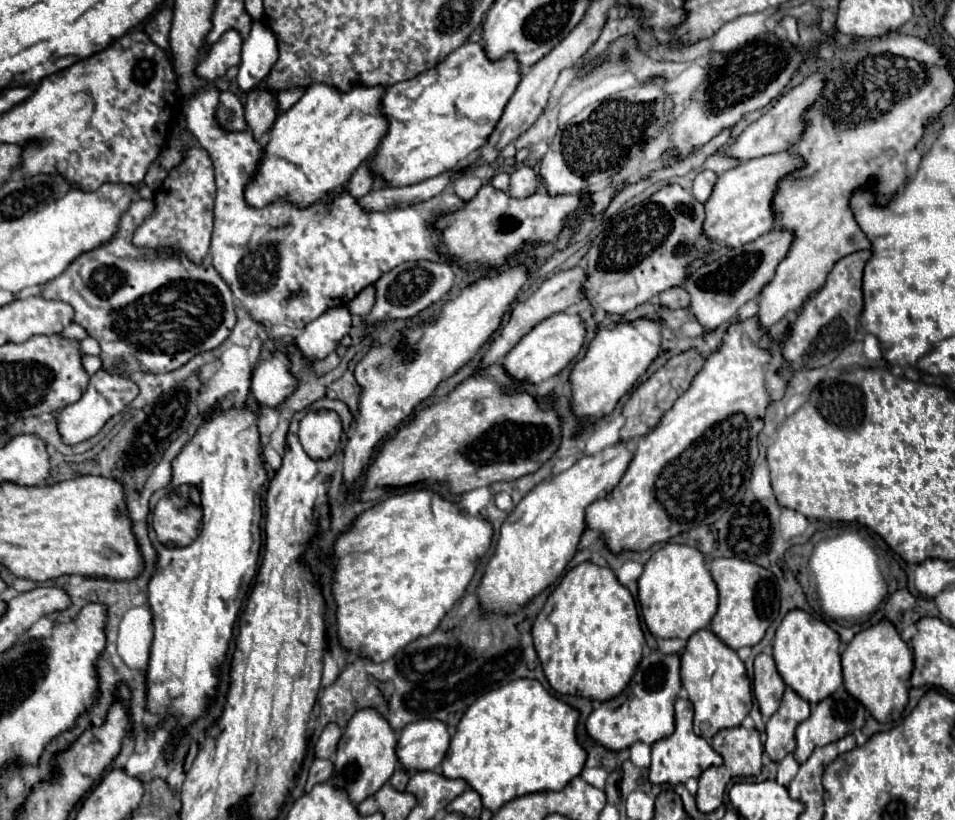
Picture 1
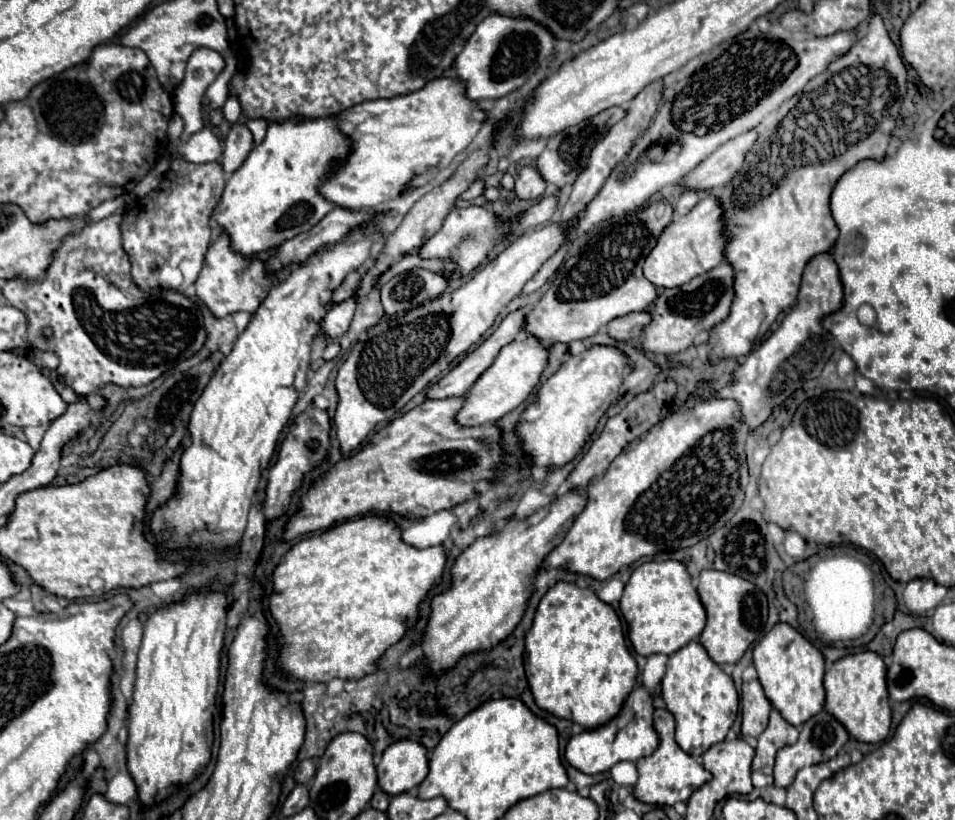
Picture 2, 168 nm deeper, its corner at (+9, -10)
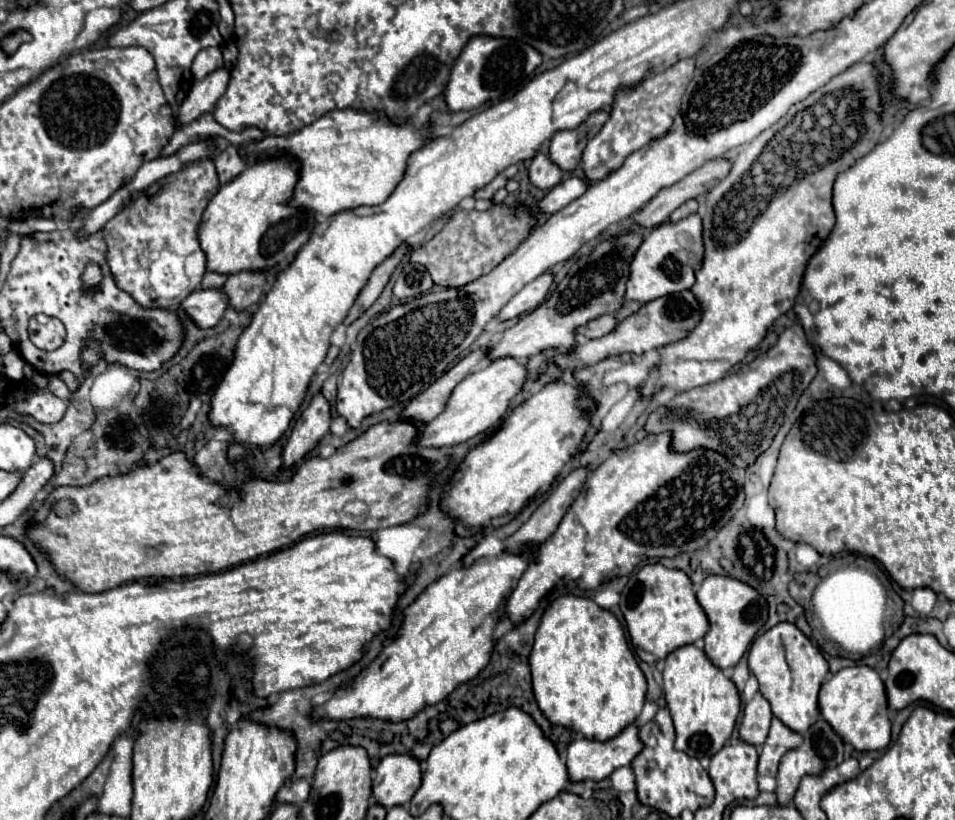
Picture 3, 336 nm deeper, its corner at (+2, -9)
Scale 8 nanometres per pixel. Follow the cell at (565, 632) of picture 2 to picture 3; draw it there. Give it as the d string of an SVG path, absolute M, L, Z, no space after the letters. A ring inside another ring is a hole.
M560 596L552 602L536 630L536 640L528 661L532 670L534 696L542 714L552 724L582 732L588 740L606 742L614 738L640 716L646 702L646 678L628 648L620 622L612 612L596 606L590 598Z

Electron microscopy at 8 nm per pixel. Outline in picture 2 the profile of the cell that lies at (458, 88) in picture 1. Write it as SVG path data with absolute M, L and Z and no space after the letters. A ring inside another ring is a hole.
M437 77L419 91L393 99L375 99L359 103L339 113L337 121L339 129L353 139L353 153L343 165L335 169L333 175L329 175L329 179L321 187L321 193L325 199L345 209L375 209L403 195L409 189L417 189L431 183L443 169L449 167L455 155L463 153L467 145L475 139L475 135L487 121L487 113L479 107L477 101L467 97L467 87L461 79Z

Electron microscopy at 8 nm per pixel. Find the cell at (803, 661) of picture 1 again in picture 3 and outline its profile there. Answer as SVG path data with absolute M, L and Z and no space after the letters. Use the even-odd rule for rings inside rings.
M780 622L758 636L748 650L748 670L756 676L762 696L772 706L772 714L784 726L804 734L820 718L818 690L828 674L828 662L794 624Z

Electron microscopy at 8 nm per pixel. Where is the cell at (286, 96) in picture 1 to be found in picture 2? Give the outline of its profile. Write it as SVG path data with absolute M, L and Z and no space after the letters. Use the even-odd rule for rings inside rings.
M259 117L259 119L249 119L245 125L251 129L253 139L255 139L255 143L259 145L259 143L263 141L263 137L265 137L265 127L269 125L269 119L263 119L263 117Z

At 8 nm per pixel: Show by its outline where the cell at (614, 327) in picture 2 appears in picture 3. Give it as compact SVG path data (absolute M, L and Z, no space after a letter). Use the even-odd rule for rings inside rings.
M602 314L602 316L586 322L584 326L578 326L576 336L598 338L598 336L604 336L606 332L610 332L610 328L616 328L616 318L610 316L610 314Z

